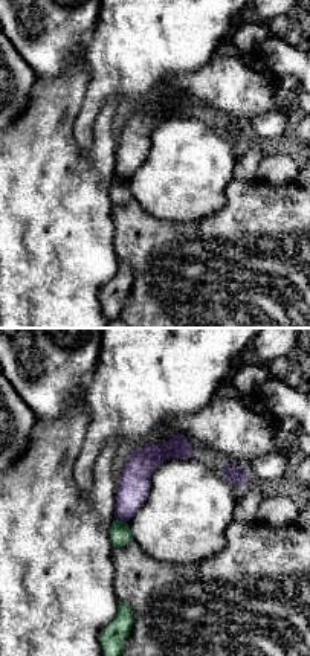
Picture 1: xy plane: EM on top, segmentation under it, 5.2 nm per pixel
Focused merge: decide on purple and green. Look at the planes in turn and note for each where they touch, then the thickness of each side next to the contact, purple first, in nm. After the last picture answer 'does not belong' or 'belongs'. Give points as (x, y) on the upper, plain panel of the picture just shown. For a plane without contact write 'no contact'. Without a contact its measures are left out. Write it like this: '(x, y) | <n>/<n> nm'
(121, 177) | 180/110 nm

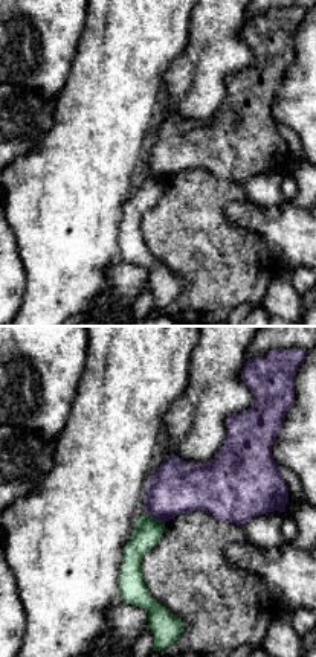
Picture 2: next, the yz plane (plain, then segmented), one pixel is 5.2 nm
(156, 176) | 280/150 nm

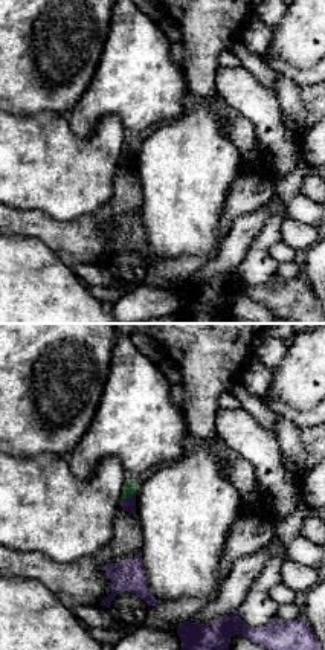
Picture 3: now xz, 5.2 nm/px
(130, 154) | 70/70 nm

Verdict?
does not belong

